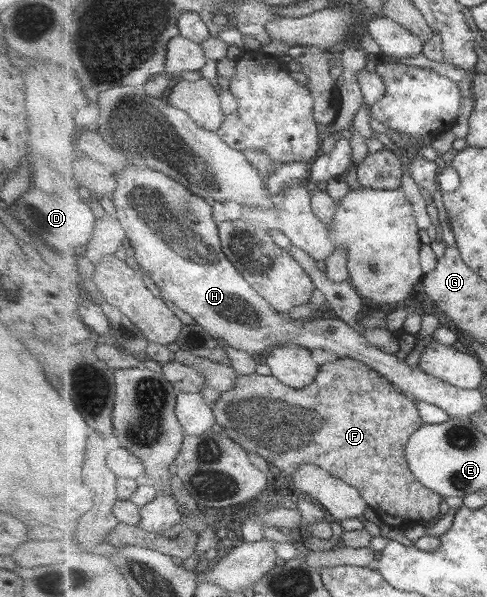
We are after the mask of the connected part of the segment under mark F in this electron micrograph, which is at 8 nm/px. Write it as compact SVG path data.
M339 357L337 360L325 362L320 365L320 371L318 372L315 382L301 390L282 384L282 382L273 375L258 375L256 372L249 375L240 375L238 381L236 381L236 387L230 389L230 391L222 392L222 397L220 398L216 406L212 409L217 418L217 423L223 428L223 431L226 431L236 443L245 447L249 452L254 451L254 453L259 453L262 457L287 474L292 476L292 473L296 473L298 467L300 467L302 463L320 465L322 469L330 471L332 475L338 475L338 479L346 479L346 483L349 483L352 487L358 488L358 491L360 491L366 502L369 503L369 507L376 513L377 517L390 527L407 529L418 526L423 522L431 524L439 518L440 511L442 511L440 507L442 507L443 495L426 487L426 485L414 475L414 472L410 469L408 460L406 460L406 443L409 443L412 434L416 433L416 431L425 424L422 423L422 419L420 419L418 405L416 405L414 397L409 397L406 393L401 392L389 379L386 379L378 370L374 370L374 368L371 368L368 364L352 357Z

